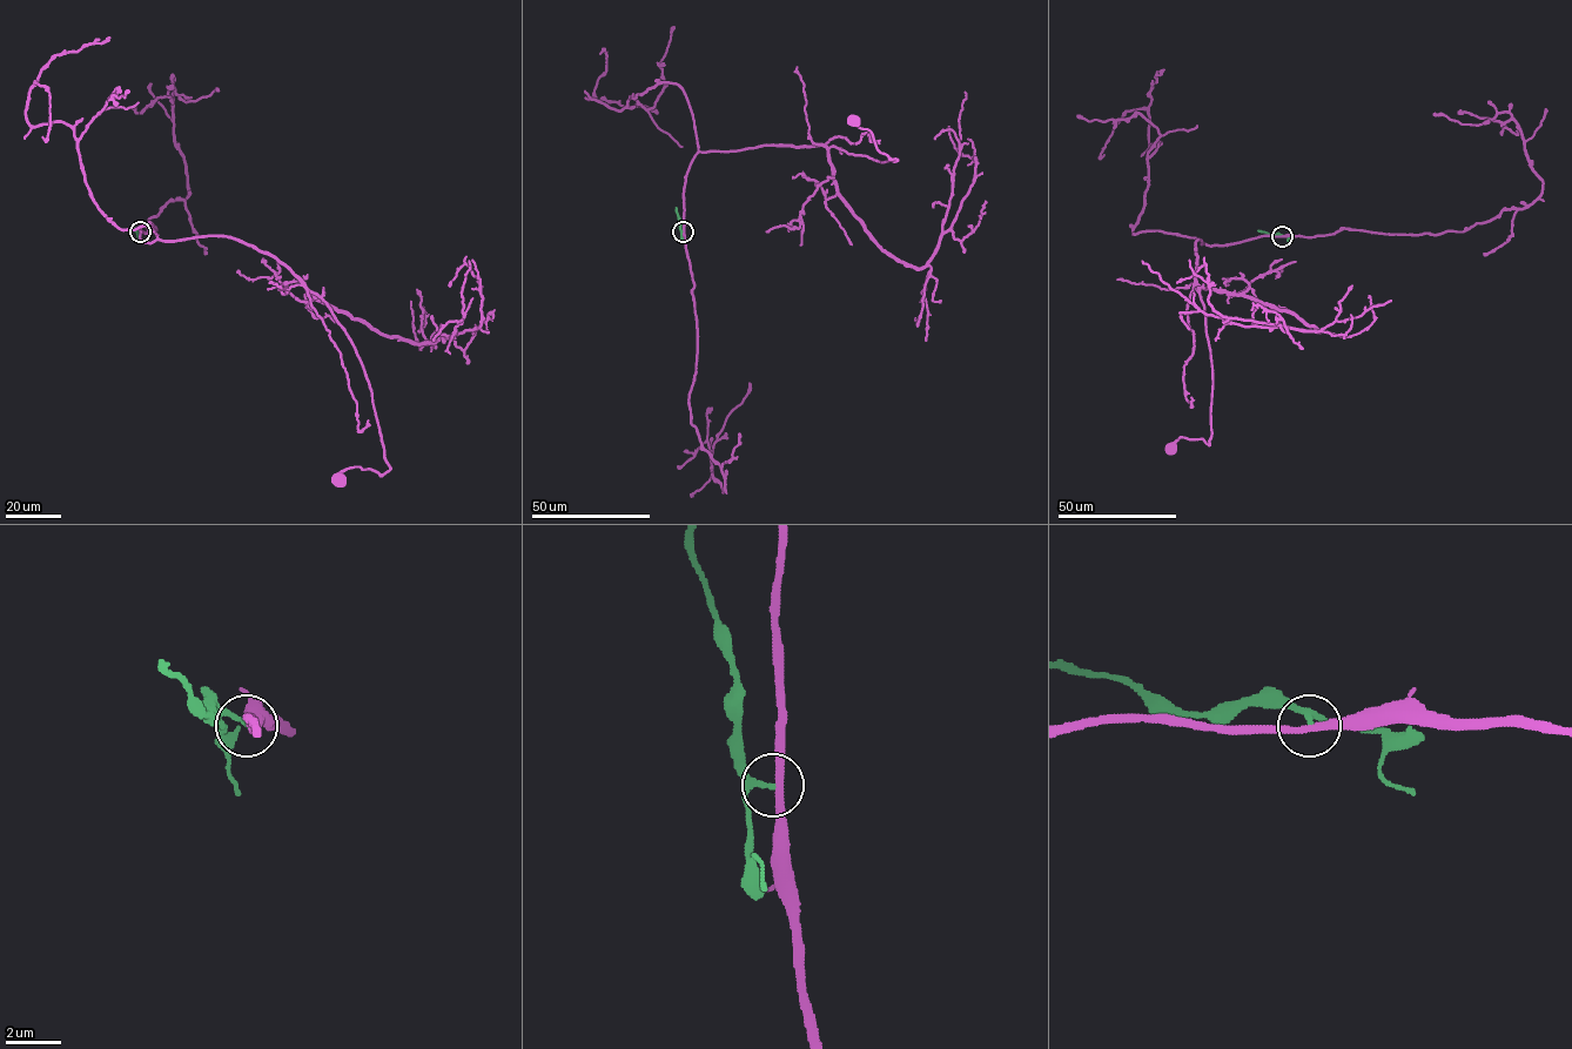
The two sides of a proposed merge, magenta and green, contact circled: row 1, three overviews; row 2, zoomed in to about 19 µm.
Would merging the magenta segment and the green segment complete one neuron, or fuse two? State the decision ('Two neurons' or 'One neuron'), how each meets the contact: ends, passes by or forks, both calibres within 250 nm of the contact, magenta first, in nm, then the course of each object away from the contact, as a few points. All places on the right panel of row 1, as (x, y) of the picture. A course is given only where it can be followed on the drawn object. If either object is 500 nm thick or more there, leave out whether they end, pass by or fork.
Two neurons. At the ring magenta passes by. At the ring green passes by. Thickness 240 nm (magenta) against 130 nm. Course of magenta: (1281, 236), (1224, 246), (1195, 242), (1195, 280), (1213, 374), (1210, 438), (1207, 443), (1180, 437), (1169, 449). Course of green: (1281, 236), (1257, 230)

